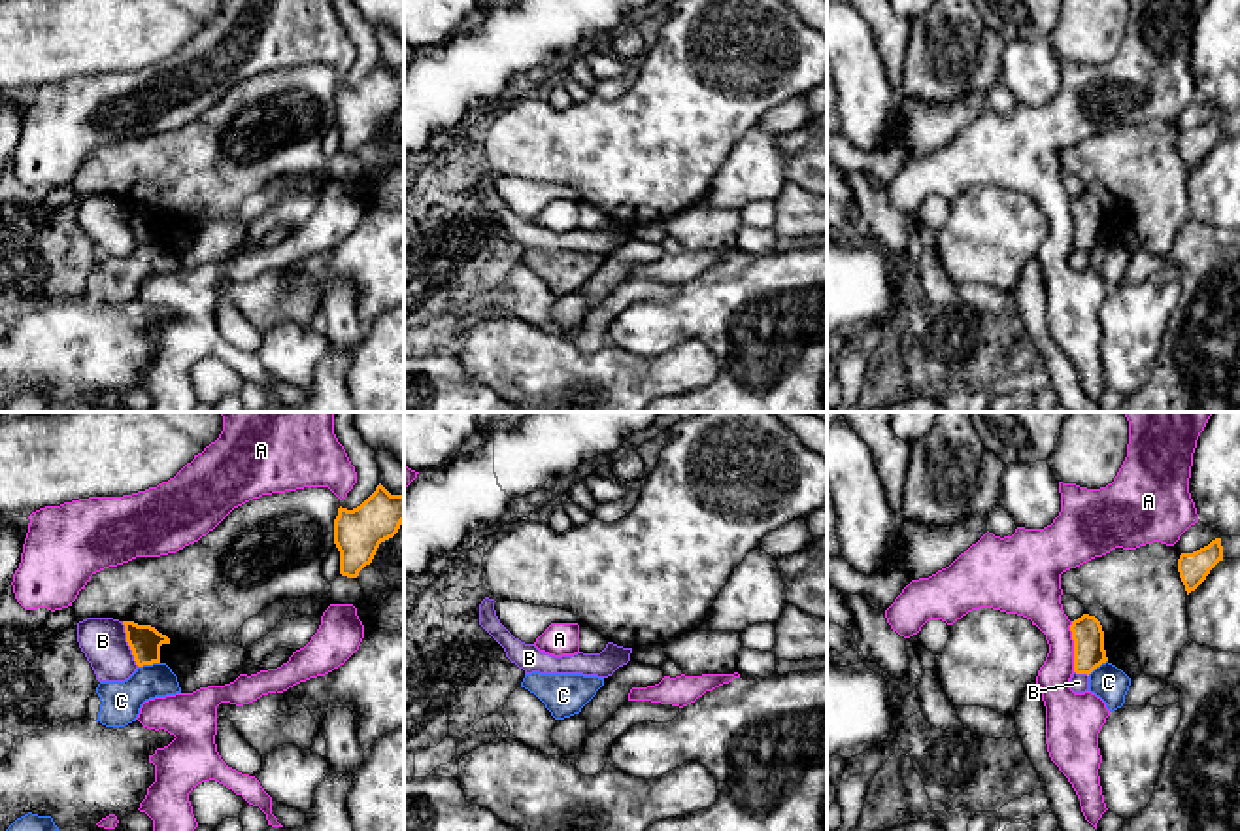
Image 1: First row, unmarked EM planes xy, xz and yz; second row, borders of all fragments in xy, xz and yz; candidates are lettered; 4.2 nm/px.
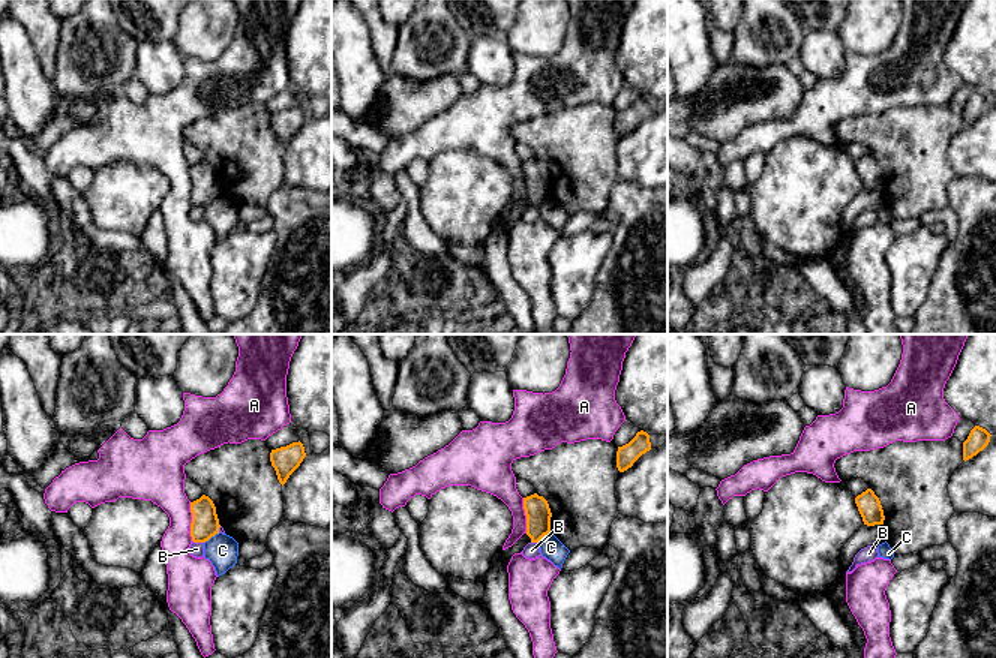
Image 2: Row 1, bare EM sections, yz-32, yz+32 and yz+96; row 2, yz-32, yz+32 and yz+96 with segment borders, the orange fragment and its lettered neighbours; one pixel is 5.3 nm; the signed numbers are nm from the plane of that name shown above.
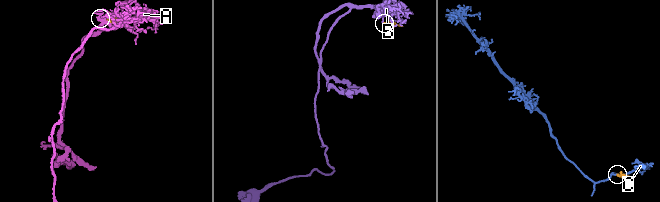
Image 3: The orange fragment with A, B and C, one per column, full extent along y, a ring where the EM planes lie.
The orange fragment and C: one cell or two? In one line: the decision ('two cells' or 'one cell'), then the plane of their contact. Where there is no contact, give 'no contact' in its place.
two cells | xy

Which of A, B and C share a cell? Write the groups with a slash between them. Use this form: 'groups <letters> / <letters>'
groups A / B / C

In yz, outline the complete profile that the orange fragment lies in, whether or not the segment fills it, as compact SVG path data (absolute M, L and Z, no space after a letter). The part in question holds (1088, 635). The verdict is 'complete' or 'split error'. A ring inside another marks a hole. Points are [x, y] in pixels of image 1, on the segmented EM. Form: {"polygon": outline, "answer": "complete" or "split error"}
{"polygon": "M1083 614L1070 625L1074 640L1074 672L1091 674L1108 661L1104 650L1104 631L1095 616Z", "answer": "complete"}

